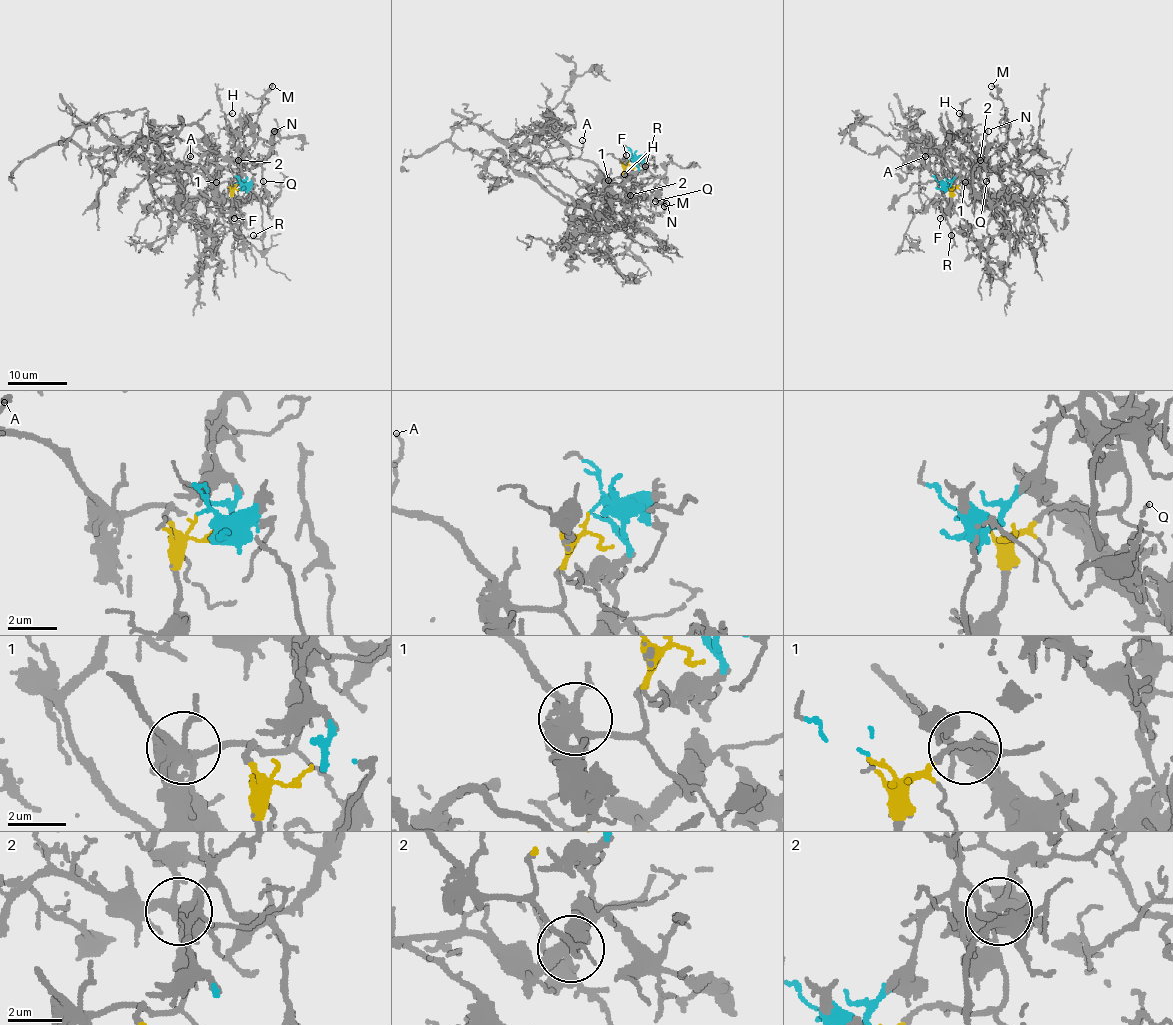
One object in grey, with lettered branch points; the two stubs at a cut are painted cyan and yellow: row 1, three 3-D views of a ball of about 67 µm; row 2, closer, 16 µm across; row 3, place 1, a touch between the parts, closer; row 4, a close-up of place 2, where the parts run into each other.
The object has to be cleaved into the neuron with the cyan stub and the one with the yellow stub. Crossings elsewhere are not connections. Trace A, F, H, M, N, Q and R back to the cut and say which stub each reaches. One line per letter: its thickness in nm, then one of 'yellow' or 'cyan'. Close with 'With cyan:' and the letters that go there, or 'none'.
A: 110 nm thick; yellow
F: 180 nm thick; yellow
H: 130 nm thick; cyan
M: 140 nm thick; yellow
N: 150 nm thick; cyan
Q: 130 nm thick; cyan
R: 120 nm thick; cyan
With cyan: H, N, Q, R

